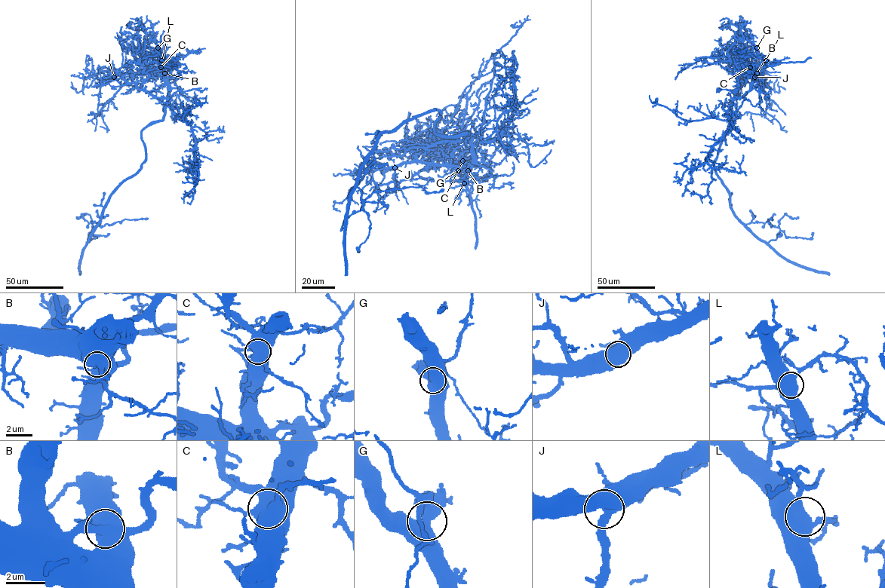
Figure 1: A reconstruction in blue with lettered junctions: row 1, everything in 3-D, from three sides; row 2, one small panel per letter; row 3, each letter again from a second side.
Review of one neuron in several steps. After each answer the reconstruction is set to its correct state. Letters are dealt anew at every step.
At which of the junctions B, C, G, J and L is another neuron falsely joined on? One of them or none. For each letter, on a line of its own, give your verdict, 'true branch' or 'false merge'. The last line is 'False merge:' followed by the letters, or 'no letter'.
B: true branch
C: true branch
G: false merge
J: true branch
L: true branch
False merge: G

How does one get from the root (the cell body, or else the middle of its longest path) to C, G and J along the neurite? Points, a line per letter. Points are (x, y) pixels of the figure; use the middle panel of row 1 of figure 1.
C: (440, 116), (434, 125), (437, 134), (462, 136), (468, 133), (471, 136), (472, 161), (462, 167), (462, 160)
G: (440, 116), (434, 125), (437, 134), (462, 136), (468, 133), (471, 136), (472, 161), (465, 183), (458, 170)
J: (440, 116), (434, 125), (437, 134), (468, 133), (471, 136), (472, 161), (466, 166), (404, 162), (394, 167)

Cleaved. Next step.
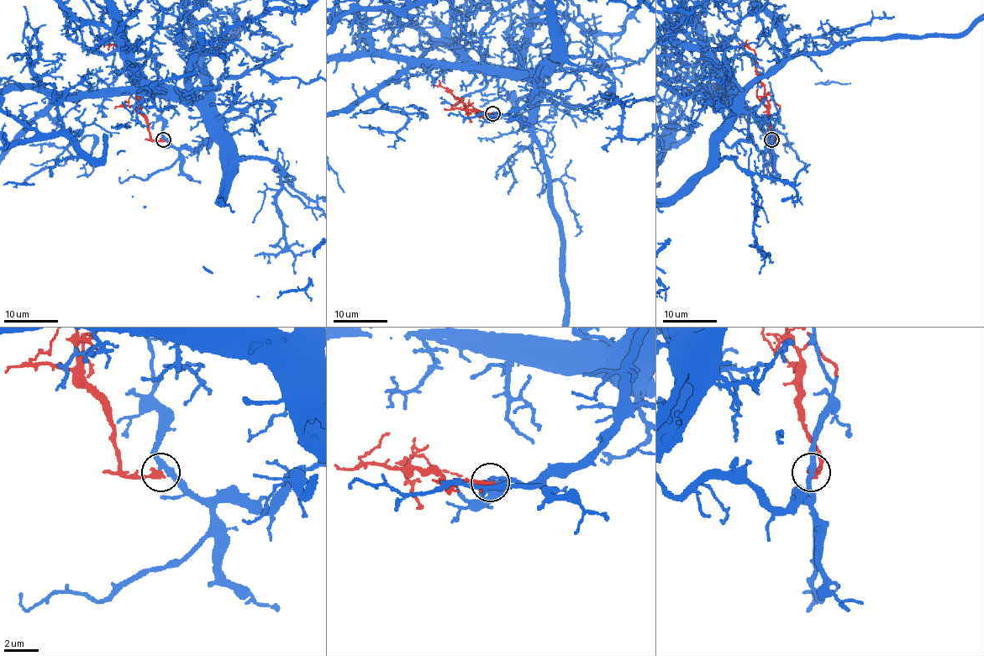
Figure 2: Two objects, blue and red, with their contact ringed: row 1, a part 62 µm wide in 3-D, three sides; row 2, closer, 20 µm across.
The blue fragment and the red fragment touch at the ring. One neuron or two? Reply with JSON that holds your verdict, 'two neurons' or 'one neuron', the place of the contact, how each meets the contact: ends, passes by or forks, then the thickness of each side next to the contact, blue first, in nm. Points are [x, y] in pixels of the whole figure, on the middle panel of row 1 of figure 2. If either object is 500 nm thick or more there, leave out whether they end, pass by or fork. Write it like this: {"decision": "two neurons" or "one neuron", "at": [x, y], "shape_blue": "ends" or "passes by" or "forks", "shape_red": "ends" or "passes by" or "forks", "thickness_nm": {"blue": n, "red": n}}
{"decision": "two neurons", "at": [492, 113], "shape_blue": "passes by", "shape_red": "ends", "thickness_nm": {"blue": 320, "red": 360}}

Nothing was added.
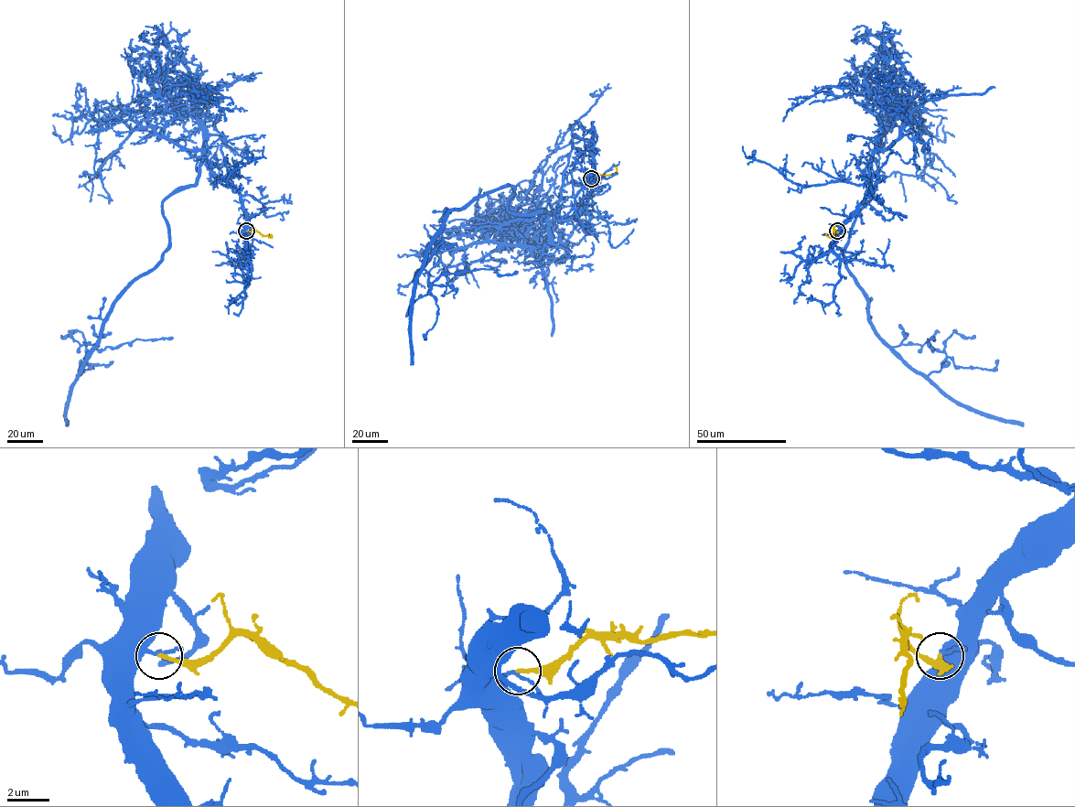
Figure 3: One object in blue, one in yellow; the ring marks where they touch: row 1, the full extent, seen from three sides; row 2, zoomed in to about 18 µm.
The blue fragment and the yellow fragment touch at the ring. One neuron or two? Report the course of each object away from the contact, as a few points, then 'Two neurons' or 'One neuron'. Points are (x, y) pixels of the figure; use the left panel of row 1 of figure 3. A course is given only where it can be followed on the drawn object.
Course of blue: (246, 231), (240, 192), (204, 160), (163, 202), (163, 258), (114, 304), (79, 376), (88, 351), (172, 338). Course of yellow: (246, 231), (255, 230), (272, 237), (270, 234). One neuron

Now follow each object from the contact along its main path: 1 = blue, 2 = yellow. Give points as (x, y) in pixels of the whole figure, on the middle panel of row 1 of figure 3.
1: (591, 178), (567, 220), (511, 213), (509, 185), (453, 209), (424, 268), (430, 287), (517, 272)
2: (591, 178), (613, 174), (615, 166)

